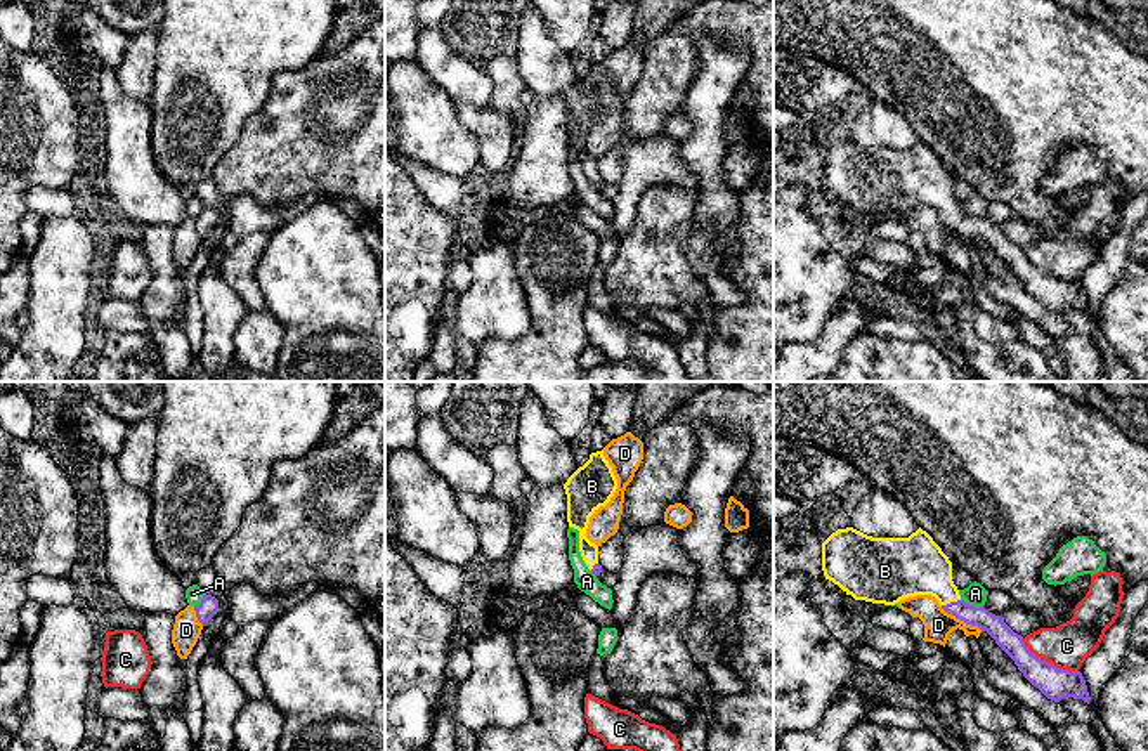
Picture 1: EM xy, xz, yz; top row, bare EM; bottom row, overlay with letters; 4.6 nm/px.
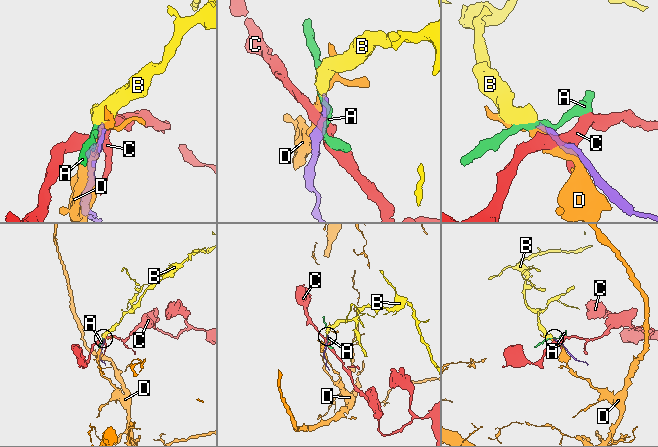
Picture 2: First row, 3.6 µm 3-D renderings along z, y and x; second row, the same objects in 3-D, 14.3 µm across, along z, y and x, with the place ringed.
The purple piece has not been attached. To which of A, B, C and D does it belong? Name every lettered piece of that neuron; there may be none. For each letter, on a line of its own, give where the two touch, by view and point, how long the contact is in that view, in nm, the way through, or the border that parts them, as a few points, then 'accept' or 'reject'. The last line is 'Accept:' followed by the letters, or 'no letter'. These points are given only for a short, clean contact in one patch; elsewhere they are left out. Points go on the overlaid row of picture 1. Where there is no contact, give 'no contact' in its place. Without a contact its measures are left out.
A: contact yz (971, 606); length 110 nm; border yz (961, 599), (982, 607); reject
B: contact yz (951, 602); length 90 nm; way yz (994, 625), (951, 602), (919, 569), (911, 566); accept
C: contact yz (1046, 661); length 300 nm; border yz (1022, 639), (1037, 656), (1060, 668), (1077, 672); reject
D: contact yz (961, 620); length 240 nm; reject
Accept: B

